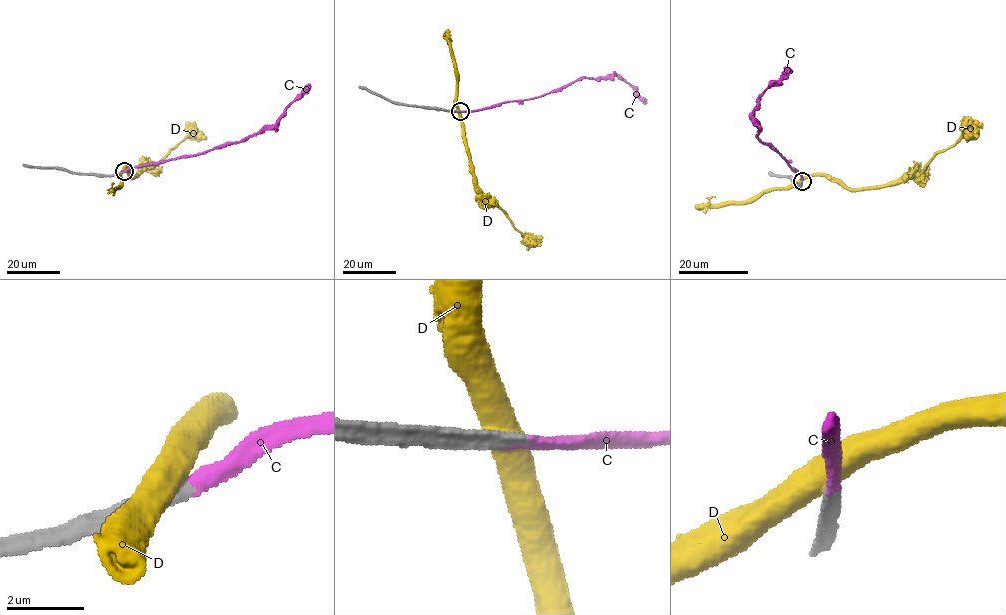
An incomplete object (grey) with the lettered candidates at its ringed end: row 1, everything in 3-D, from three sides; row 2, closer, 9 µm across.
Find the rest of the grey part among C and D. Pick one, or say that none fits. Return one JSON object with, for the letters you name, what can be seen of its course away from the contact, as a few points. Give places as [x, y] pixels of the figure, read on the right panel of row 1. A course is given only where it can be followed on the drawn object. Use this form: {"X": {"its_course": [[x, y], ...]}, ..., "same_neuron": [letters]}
{"C": {"its_course": [[802, 181], [796, 170], [757, 137], [758, 126], [754, 118], [754, 108], [759, 97], [773, 82], [792, 70]]}, "same_neuron": ["C"]}

